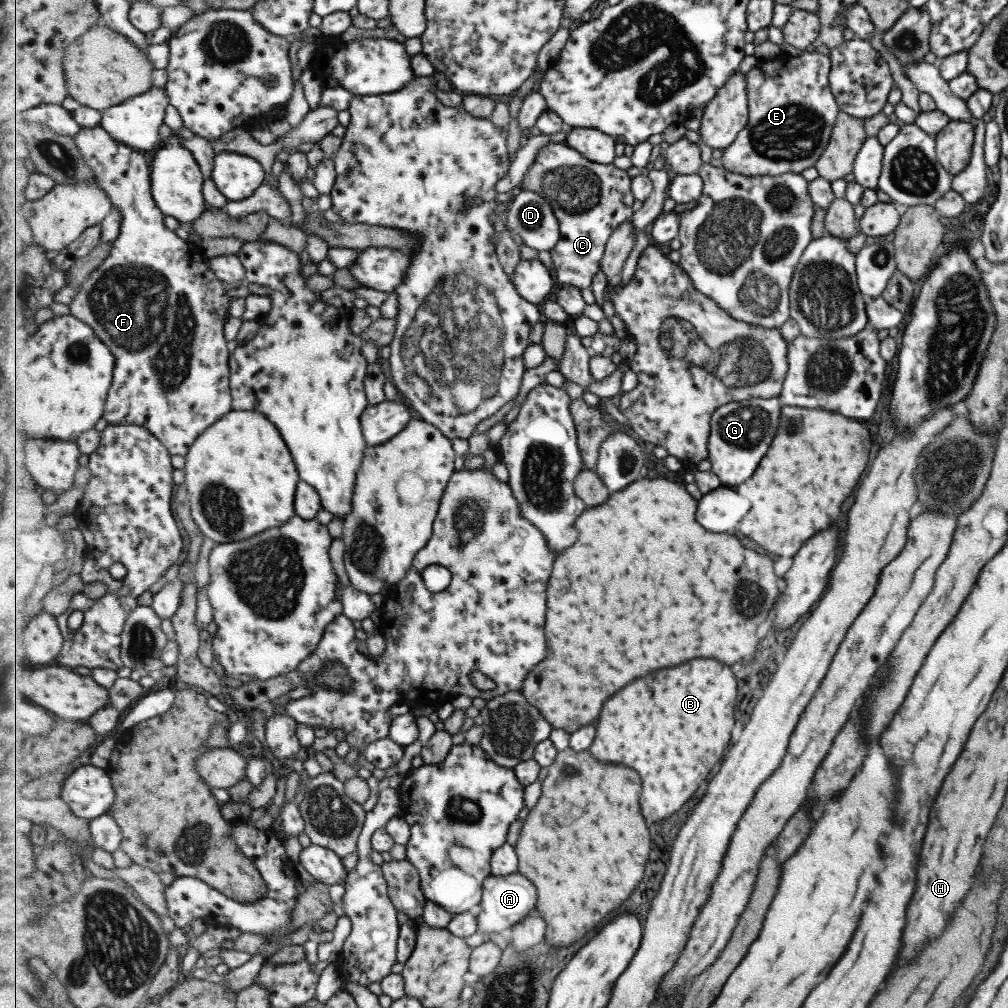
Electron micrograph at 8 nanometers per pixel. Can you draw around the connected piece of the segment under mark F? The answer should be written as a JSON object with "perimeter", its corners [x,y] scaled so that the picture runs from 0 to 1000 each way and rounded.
{"perimeter":[[[100,125],[96,127],[82,127],[79,132],[73,136],[75,144],[78,146],[80,153],[88,162],[88,165],[94,170],[94,177],[98,181],[100,187],[108,190],[108,196],[111,197],[112,205],[119,208],[122,218],[120,221],[120,230],[113,239],[112,249],[102,259],[102,262],[93,268],[86,276],[85,279],[79,284],[78,290],[72,295],[70,301],[67,303],[69,311],[85,319],[96,329],[96,332],[102,336],[103,340],[111,347],[115,354],[115,367],[111,385],[107,389],[107,401],[103,409],[103,415],[110,422],[138,422],[144,423],[148,426],[172,450],[185,451],[188,445],[190,444],[192,438],[213,419],[219,417],[225,410],[229,410],[231,405],[230,394],[230,364],[229,351],[225,345],[225,337],[223,337],[223,319],[229,313],[227,307],[230,306],[231,296],[225,292],[225,287],[219,285],[221,278],[215,273],[214,269],[210,267],[210,254],[205,255],[203,252],[197,253],[191,238],[182,238],[174,232],[172,228],[168,228],[164,224],[163,209],[156,204],[155,197],[152,195],[150,168],[146,165],[146,157],[140,153],[140,150],[131,148],[129,145],[115,140],[111,133]]]}

